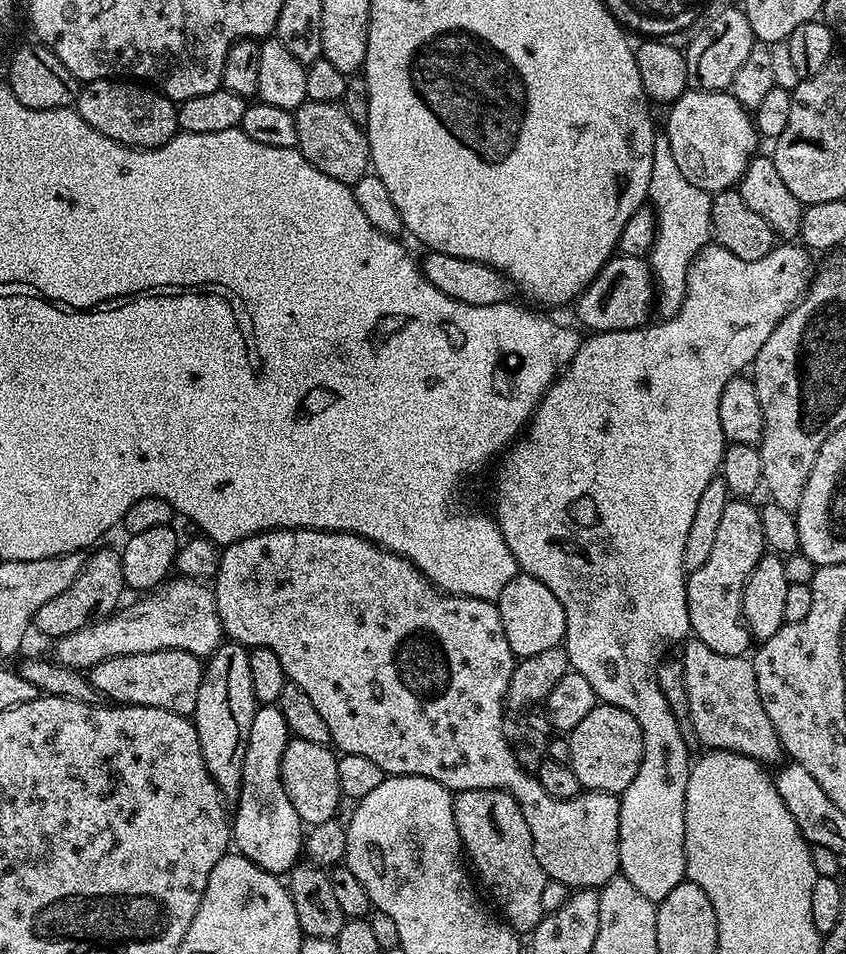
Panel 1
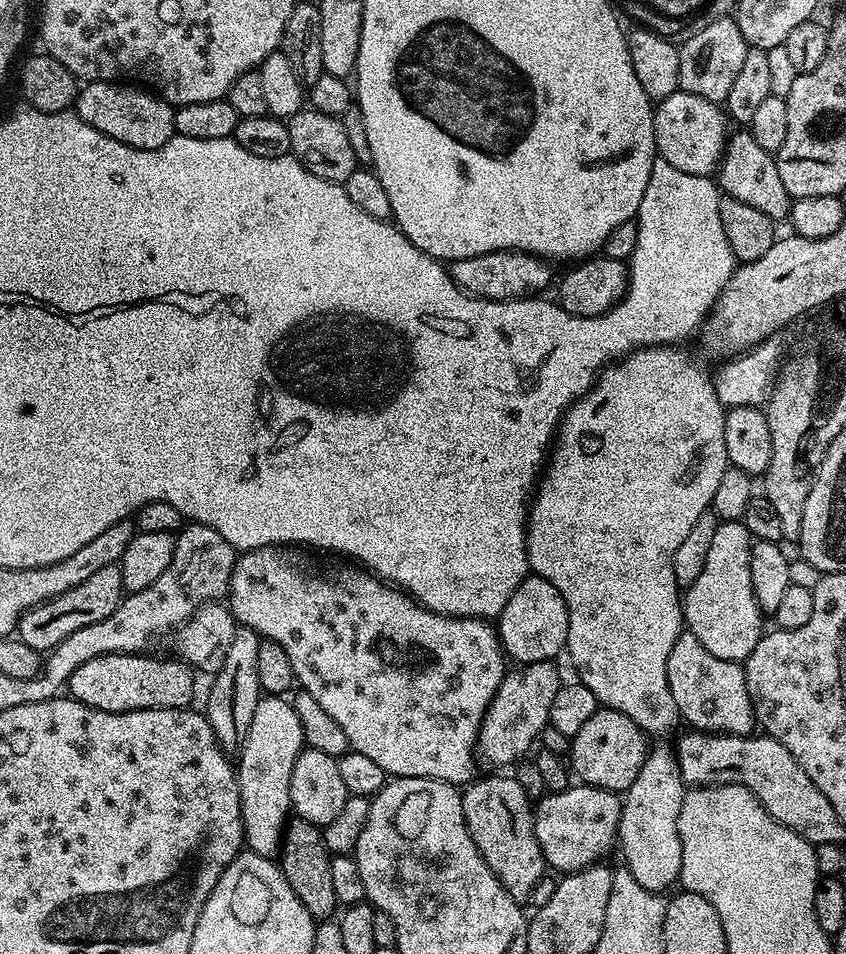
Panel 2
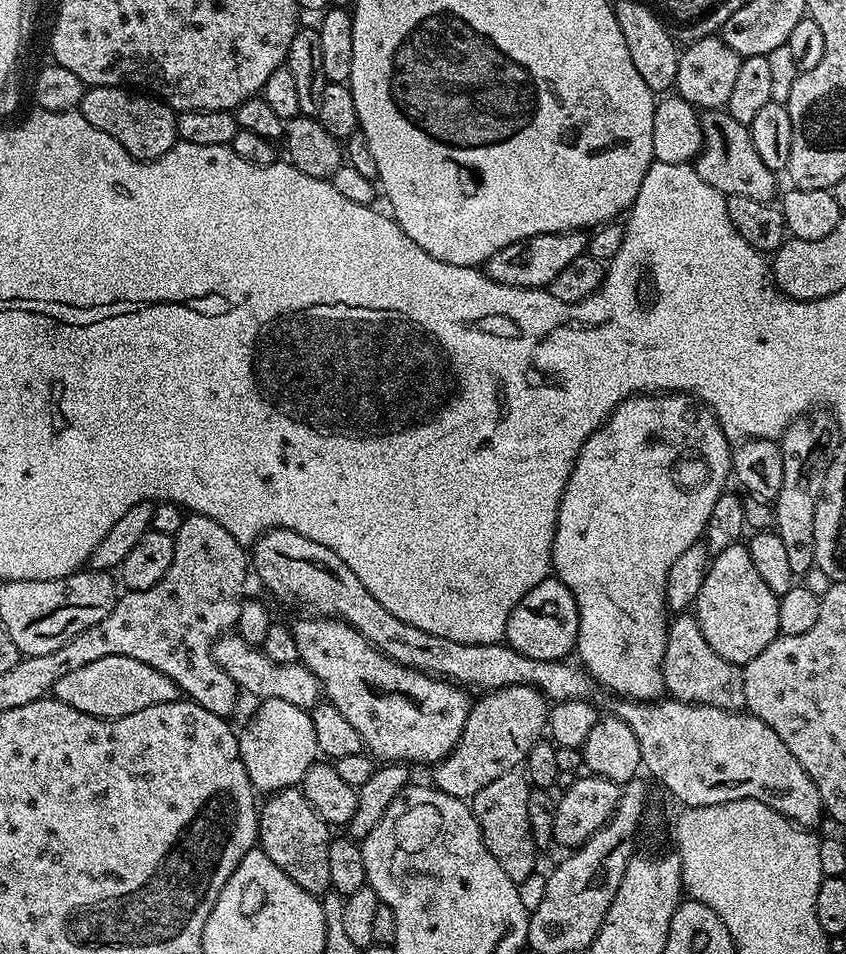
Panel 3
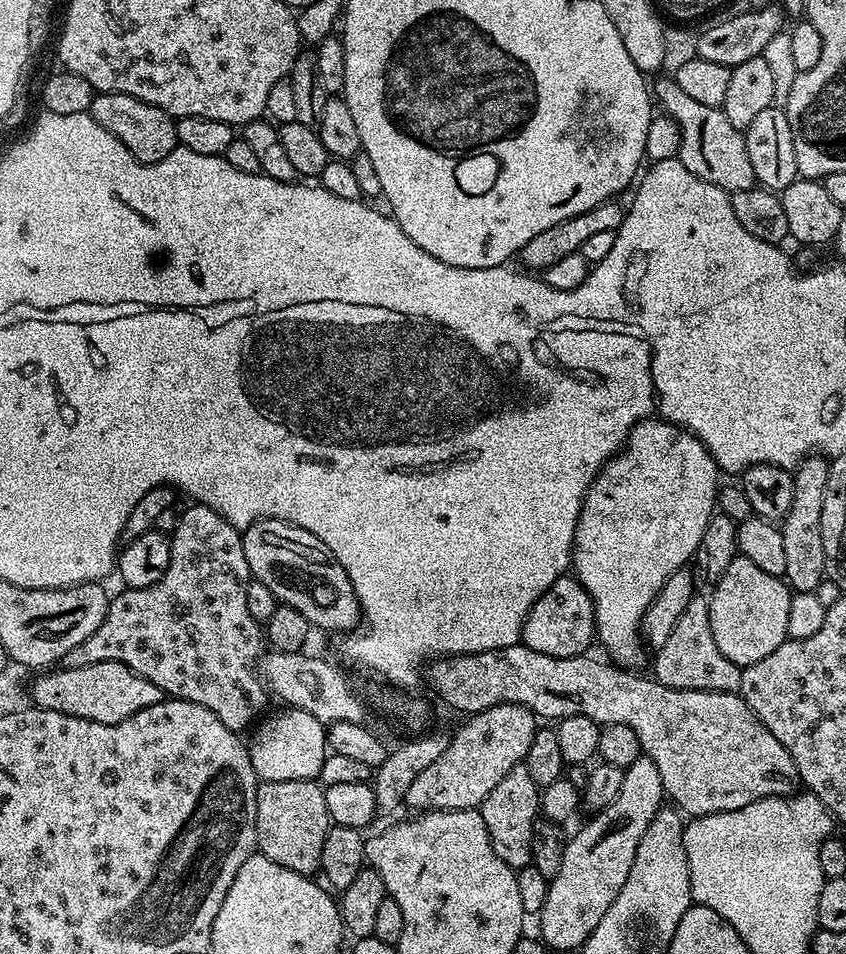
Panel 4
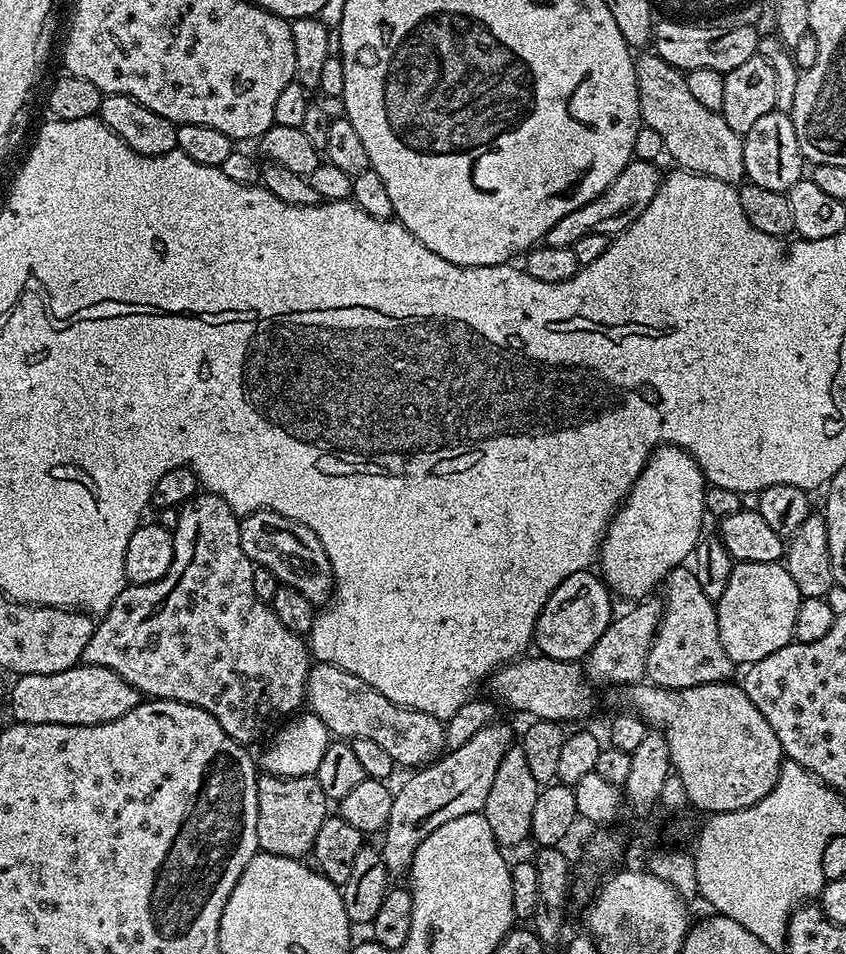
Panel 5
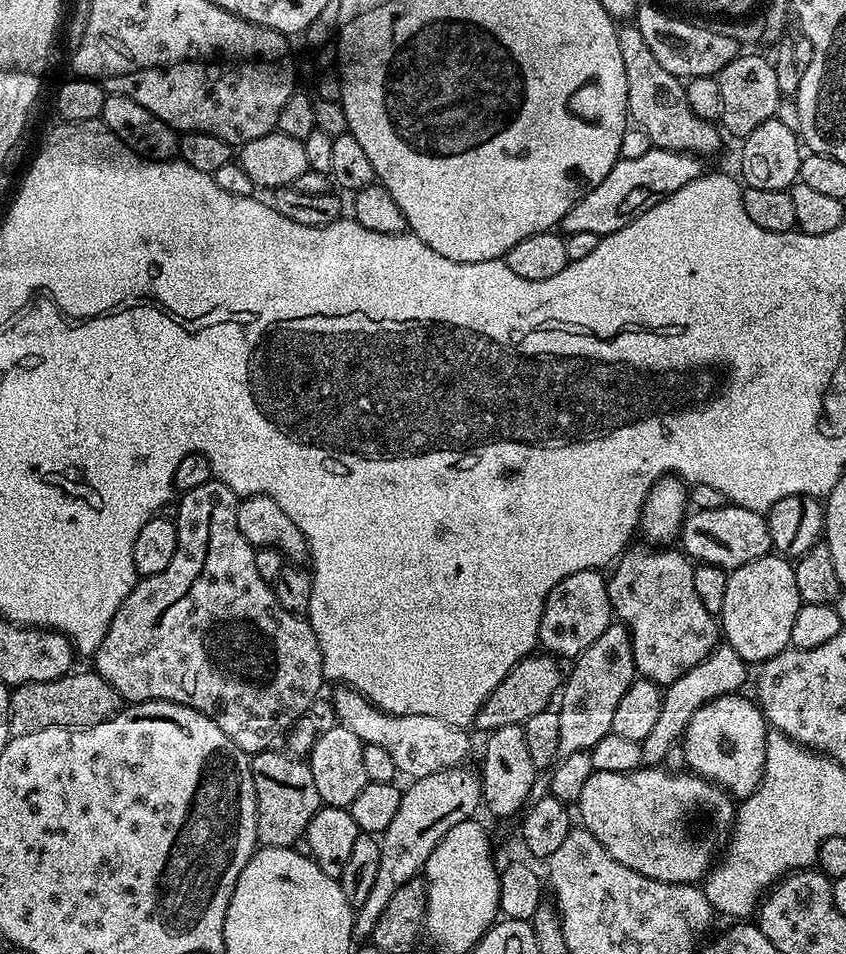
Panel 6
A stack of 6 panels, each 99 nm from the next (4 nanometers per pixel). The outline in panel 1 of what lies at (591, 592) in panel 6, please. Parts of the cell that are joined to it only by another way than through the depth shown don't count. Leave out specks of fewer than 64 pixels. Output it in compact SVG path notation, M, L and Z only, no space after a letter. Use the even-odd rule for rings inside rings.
M523 574L510 578L495 605L500 611L502 630L506 634L506 642L510 642L513 656L523 658L536 655L563 641L566 614L562 610L562 602L558 602L558 598L554 598L551 590L542 582L538 582L538 578Z

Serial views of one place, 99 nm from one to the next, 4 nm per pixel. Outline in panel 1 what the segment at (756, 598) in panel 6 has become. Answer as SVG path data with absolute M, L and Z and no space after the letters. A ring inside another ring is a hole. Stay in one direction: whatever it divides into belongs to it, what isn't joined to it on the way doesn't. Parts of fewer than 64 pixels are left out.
M744 498L729 499L726 510L722 510L710 558L706 558L698 570L687 573L686 602L690 614L690 632L695 639L714 650L714 654L742 656L749 651L750 637L748 628L744 625L742 594L754 566L758 566L760 557L765 552L760 508Z

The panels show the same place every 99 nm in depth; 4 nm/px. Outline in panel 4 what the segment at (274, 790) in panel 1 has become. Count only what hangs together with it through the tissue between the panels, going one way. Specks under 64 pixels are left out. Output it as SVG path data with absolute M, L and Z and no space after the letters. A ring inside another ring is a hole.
M285 707L283 711L269 720L261 719L251 733L253 736L248 744L248 753L257 777L261 781L274 782L316 780L322 770L324 757L330 752L326 726L318 722L314 714L306 714L306 710Z

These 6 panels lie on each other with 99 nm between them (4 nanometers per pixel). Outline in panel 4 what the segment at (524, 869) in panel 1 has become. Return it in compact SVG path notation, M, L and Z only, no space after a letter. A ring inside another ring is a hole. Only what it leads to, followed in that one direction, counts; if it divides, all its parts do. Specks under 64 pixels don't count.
M521 763L514 766L479 804L478 811L482 814L482 822L486 822L494 854L498 854L498 858L502 858L502 862L506 862L513 870L529 867L533 863L533 832L541 811L540 795L541 789L534 778L530 778L530 770L526 770Z

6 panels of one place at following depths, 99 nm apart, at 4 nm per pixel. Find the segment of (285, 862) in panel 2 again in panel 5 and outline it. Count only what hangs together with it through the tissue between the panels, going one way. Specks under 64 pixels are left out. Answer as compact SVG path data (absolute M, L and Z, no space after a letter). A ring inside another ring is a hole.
M261 775L256 782L258 794L258 842L259 851L269 852L282 858L299 860L307 857L314 846L314 838L318 838L318 829L330 815L330 802L326 794L322 794L322 786L318 786L315 776L270 776Z

